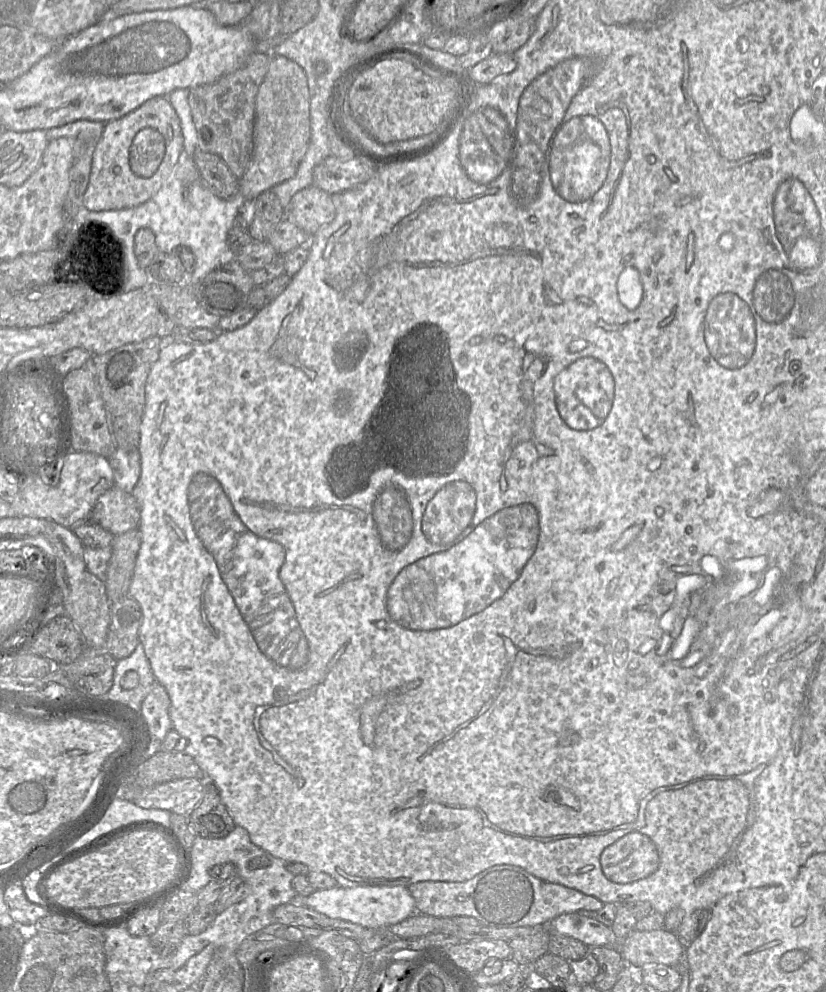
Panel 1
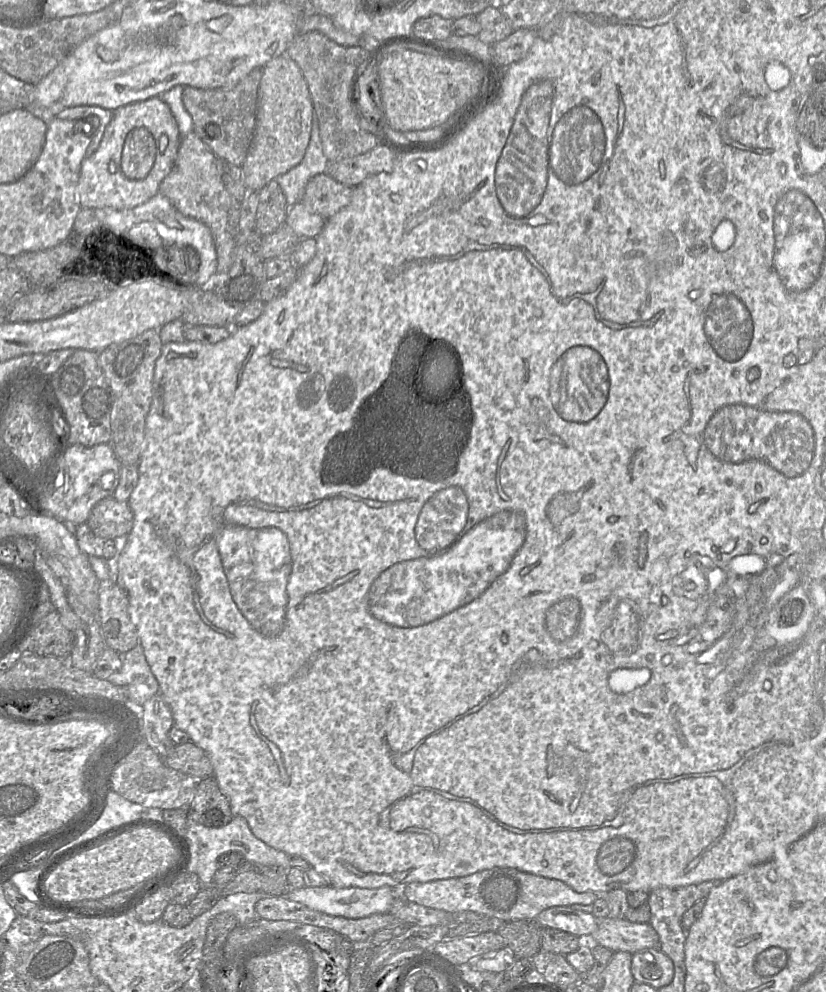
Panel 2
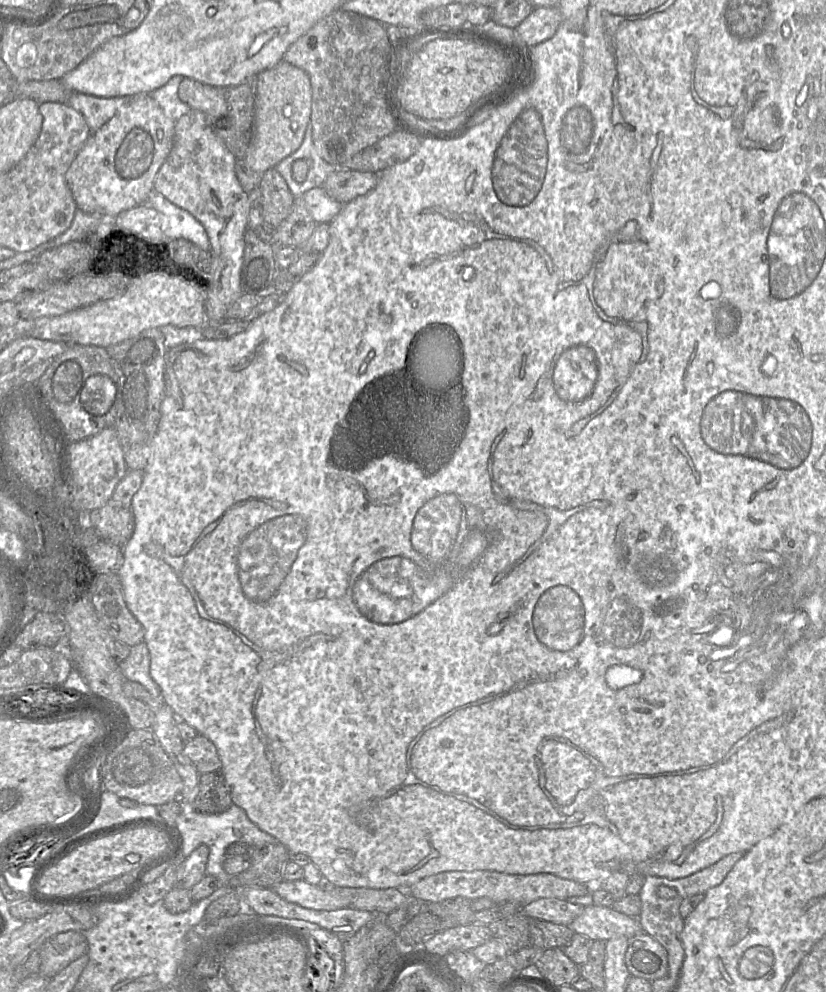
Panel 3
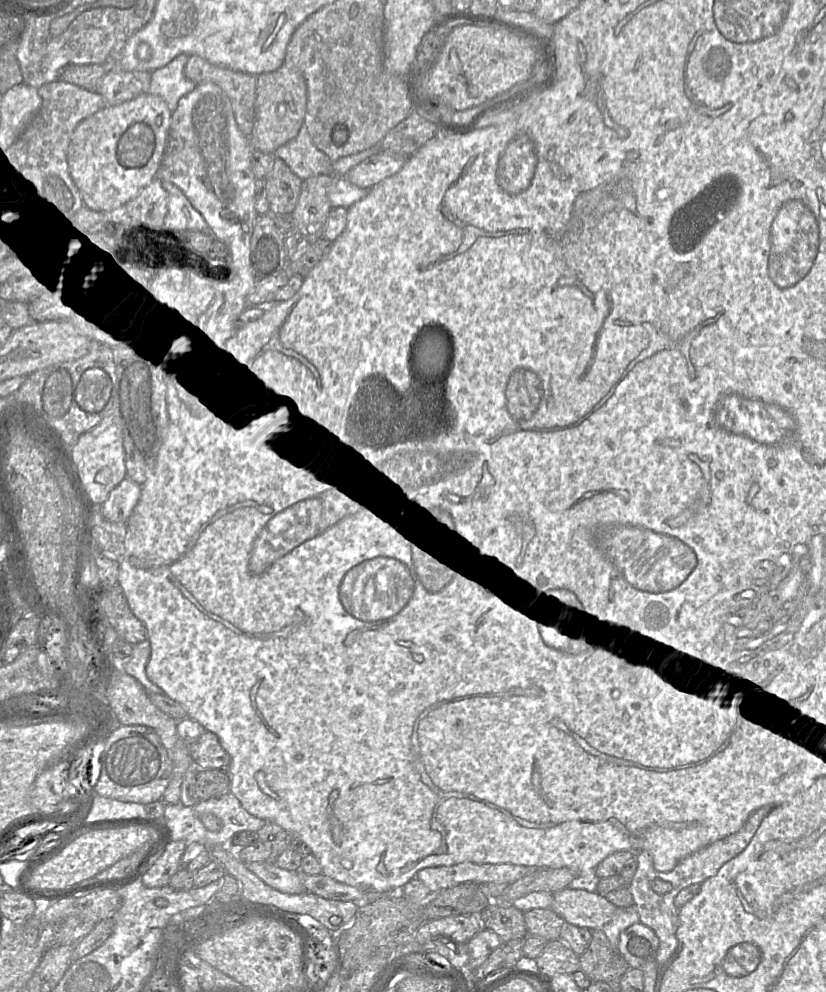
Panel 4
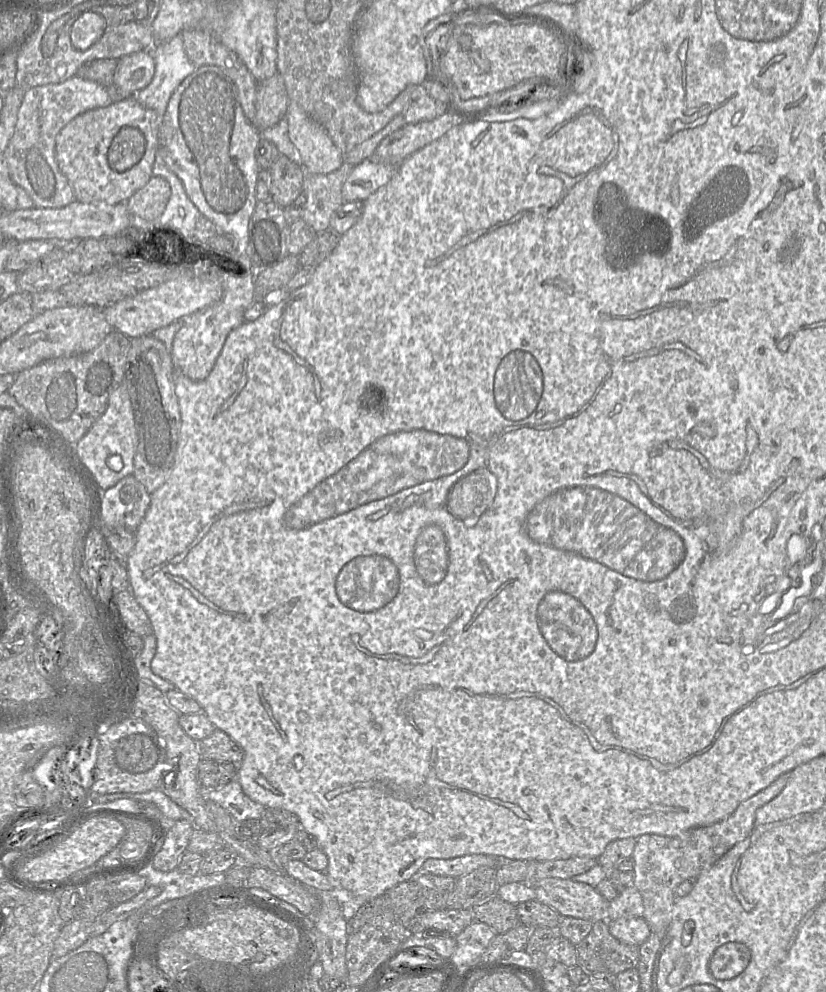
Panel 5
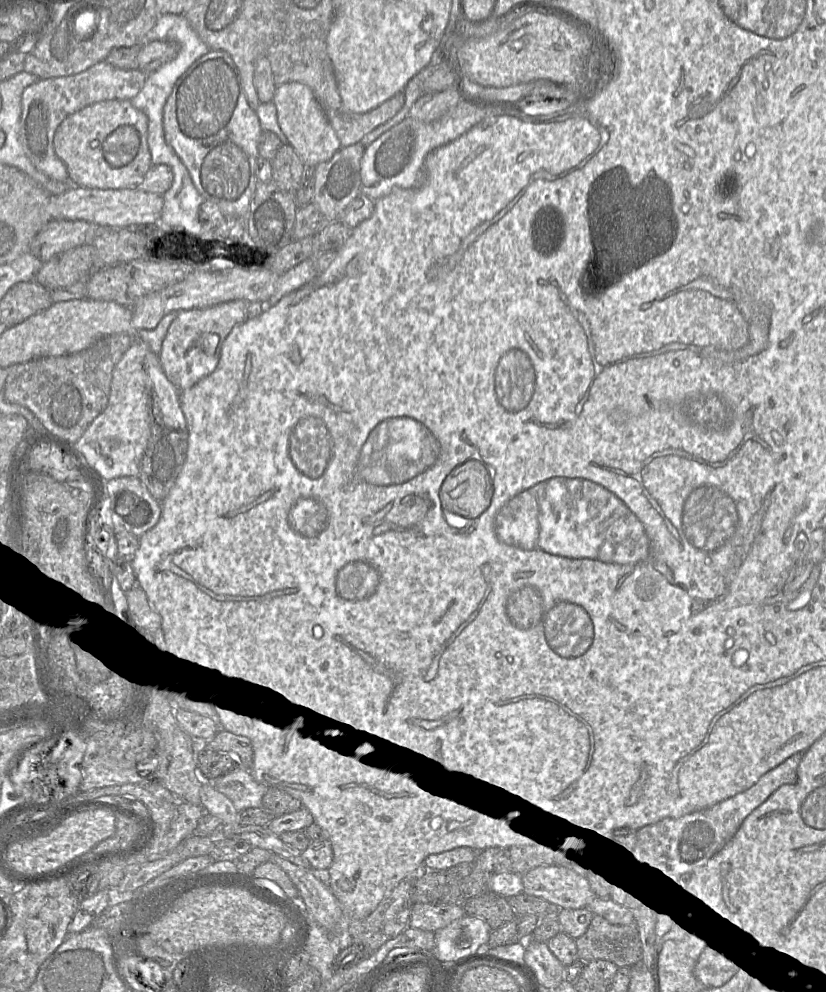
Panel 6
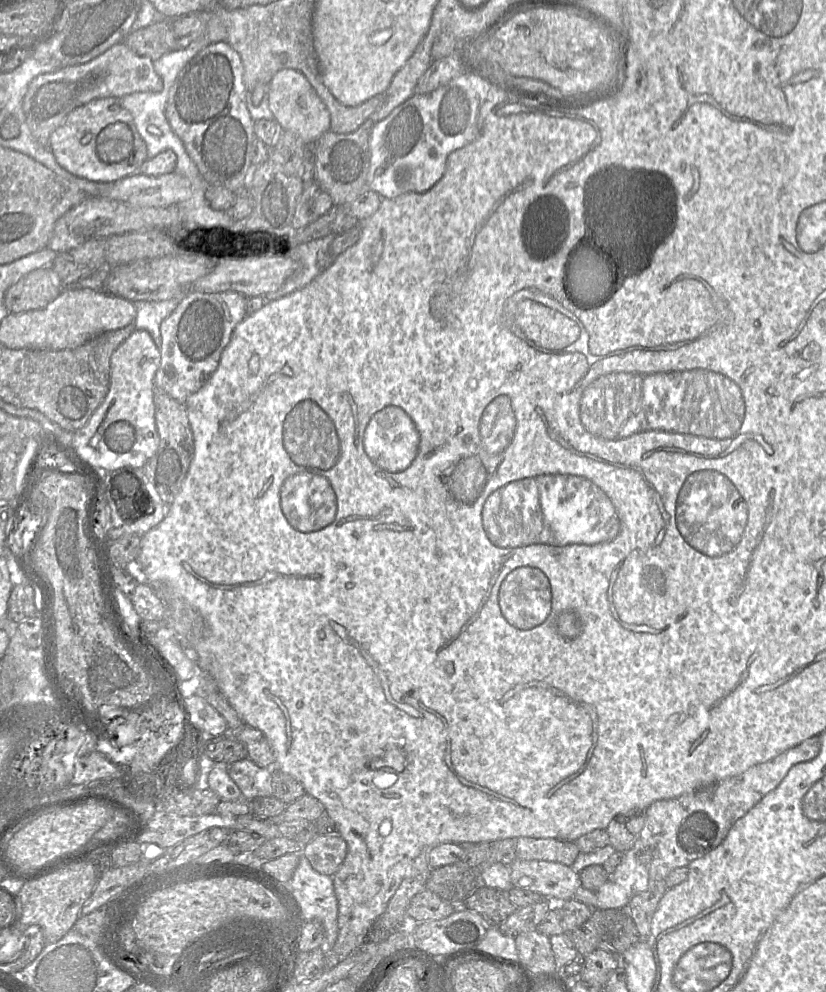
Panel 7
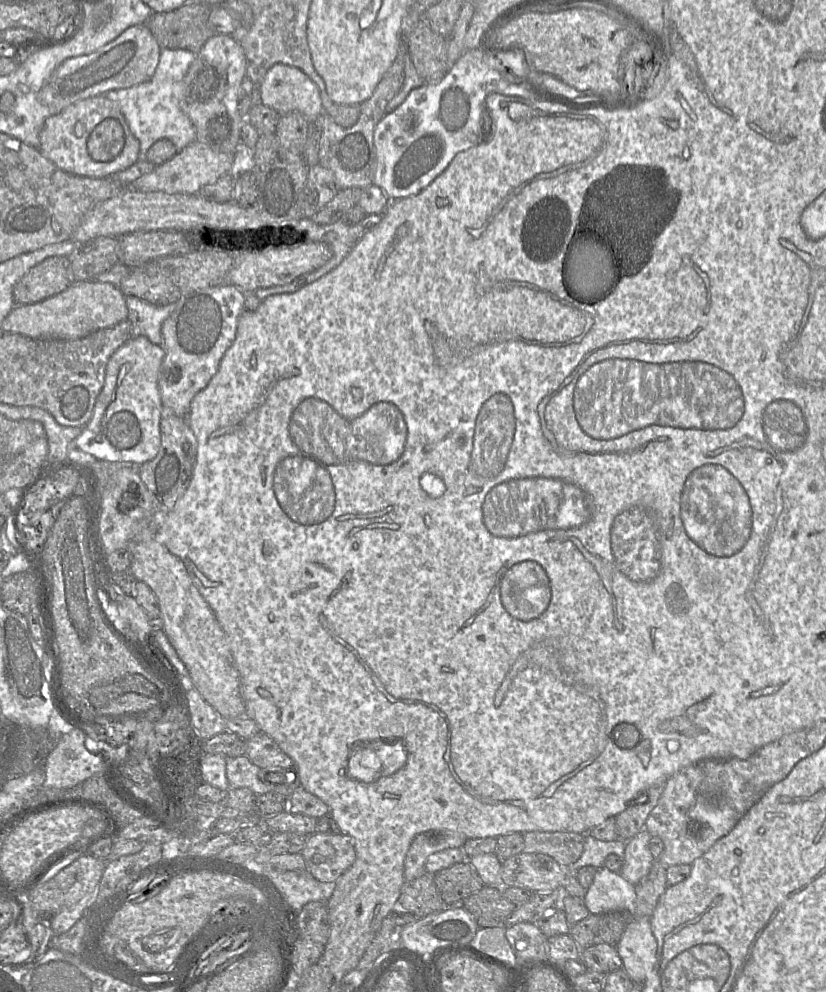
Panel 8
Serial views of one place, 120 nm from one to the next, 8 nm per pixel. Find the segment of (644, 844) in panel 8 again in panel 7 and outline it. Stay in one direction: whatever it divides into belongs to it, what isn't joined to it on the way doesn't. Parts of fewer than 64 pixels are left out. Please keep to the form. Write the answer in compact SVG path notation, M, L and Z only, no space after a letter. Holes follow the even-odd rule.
M636 845L623 853L622 862L611 875L611 880L623 887L631 896L648 889L649 871L647 866L639 860Z

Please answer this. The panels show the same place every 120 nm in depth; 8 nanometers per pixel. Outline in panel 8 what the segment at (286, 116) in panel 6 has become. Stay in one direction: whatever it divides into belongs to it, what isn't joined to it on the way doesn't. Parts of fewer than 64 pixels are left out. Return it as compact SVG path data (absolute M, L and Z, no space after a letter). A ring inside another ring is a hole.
M273 65L259 86L262 103L280 115L298 112L313 122L324 112L317 85L299 68Z

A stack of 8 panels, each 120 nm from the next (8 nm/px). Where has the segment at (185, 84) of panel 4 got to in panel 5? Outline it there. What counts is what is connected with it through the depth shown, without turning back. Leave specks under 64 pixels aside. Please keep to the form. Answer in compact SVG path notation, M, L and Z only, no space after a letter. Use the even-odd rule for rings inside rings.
M182 34L150 50L156 64L154 77L147 87L133 97L144 107L154 110L162 122L172 94L196 67L187 56Z

